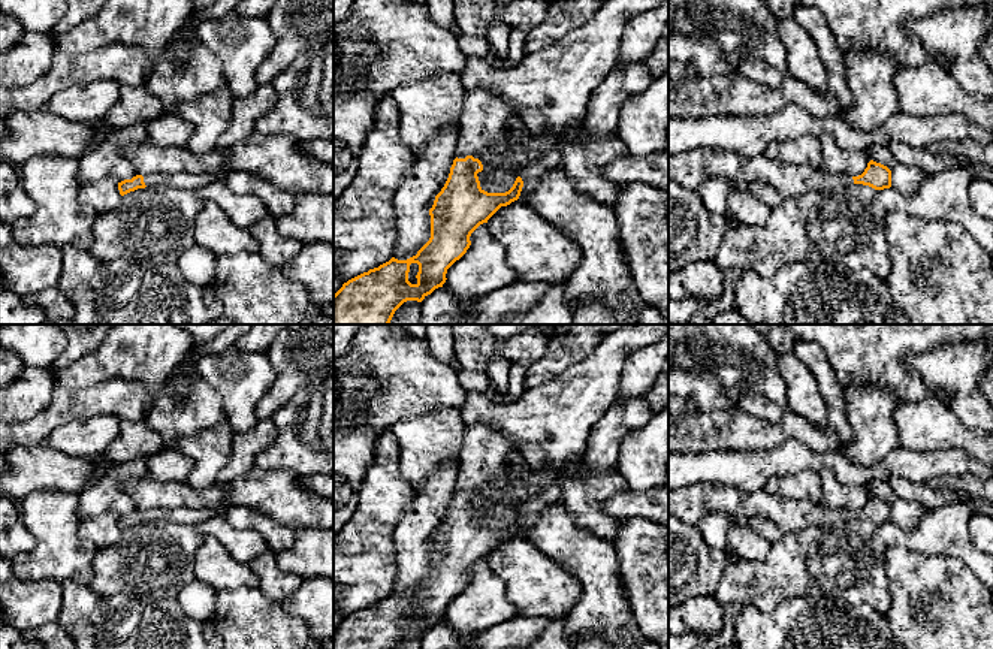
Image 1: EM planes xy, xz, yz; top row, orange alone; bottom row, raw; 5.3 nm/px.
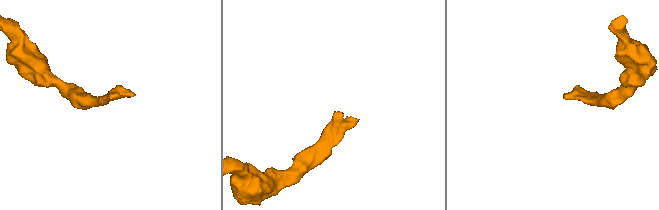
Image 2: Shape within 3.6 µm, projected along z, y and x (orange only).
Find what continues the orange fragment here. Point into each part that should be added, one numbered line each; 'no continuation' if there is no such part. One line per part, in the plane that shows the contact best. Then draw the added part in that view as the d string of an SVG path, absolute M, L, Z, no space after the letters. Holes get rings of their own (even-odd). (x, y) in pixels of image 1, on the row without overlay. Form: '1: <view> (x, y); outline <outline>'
1: xz (482, 465); outline M488 425L467 426L456 492L496 489L508 495L516 511L520 511L526 501L540 495L561 477L547 467L535 470L528 465L520 476L510 479L505 462L514 452L520 449L499 431Z

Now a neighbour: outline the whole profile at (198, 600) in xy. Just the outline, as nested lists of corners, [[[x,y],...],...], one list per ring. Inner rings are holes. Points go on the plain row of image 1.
[[[196,579],[179,592],[178,601],[191,619],[209,621],[217,607],[217,591]]]

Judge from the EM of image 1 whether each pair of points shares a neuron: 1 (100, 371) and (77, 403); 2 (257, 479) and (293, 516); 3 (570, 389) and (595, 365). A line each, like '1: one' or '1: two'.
1: two
2: one
3: one

